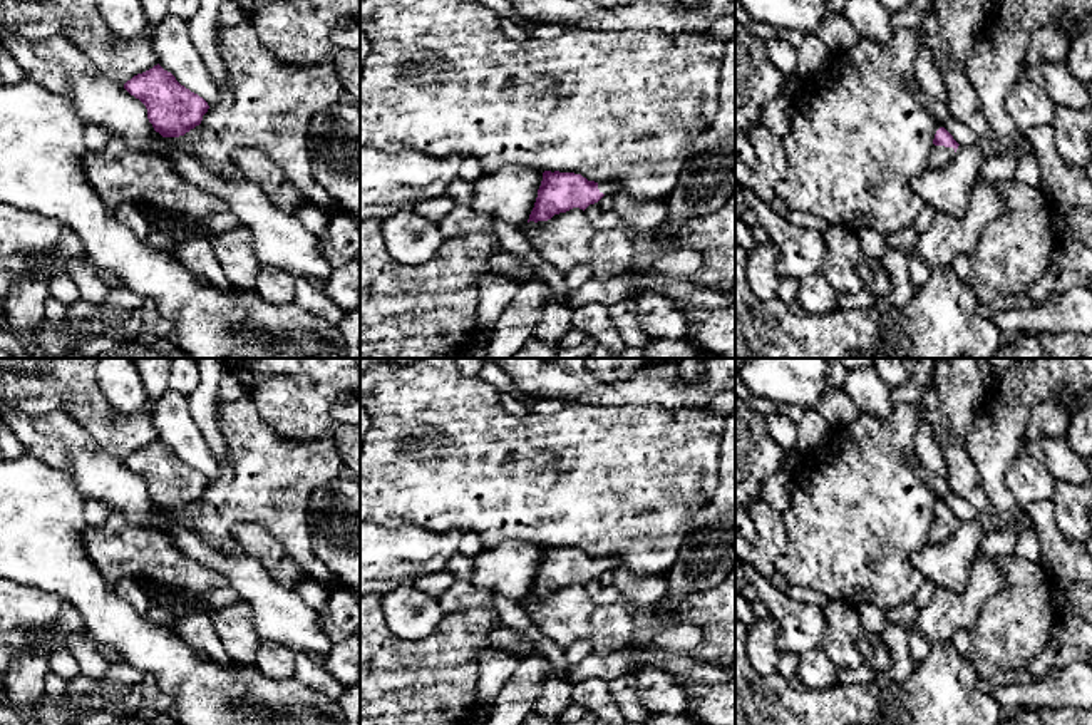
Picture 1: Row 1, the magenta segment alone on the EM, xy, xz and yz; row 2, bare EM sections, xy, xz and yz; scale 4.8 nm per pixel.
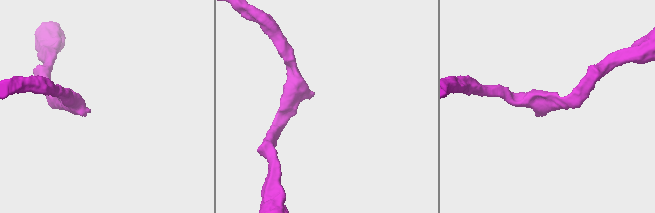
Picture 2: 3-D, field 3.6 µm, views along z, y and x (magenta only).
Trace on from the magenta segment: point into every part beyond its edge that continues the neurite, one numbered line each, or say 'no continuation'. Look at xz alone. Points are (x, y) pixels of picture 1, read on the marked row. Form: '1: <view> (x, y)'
1: xz (607, 188)

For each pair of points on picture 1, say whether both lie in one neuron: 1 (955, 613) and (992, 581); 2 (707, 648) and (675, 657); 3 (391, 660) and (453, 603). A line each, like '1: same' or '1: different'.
1: same
2: different
3: different

